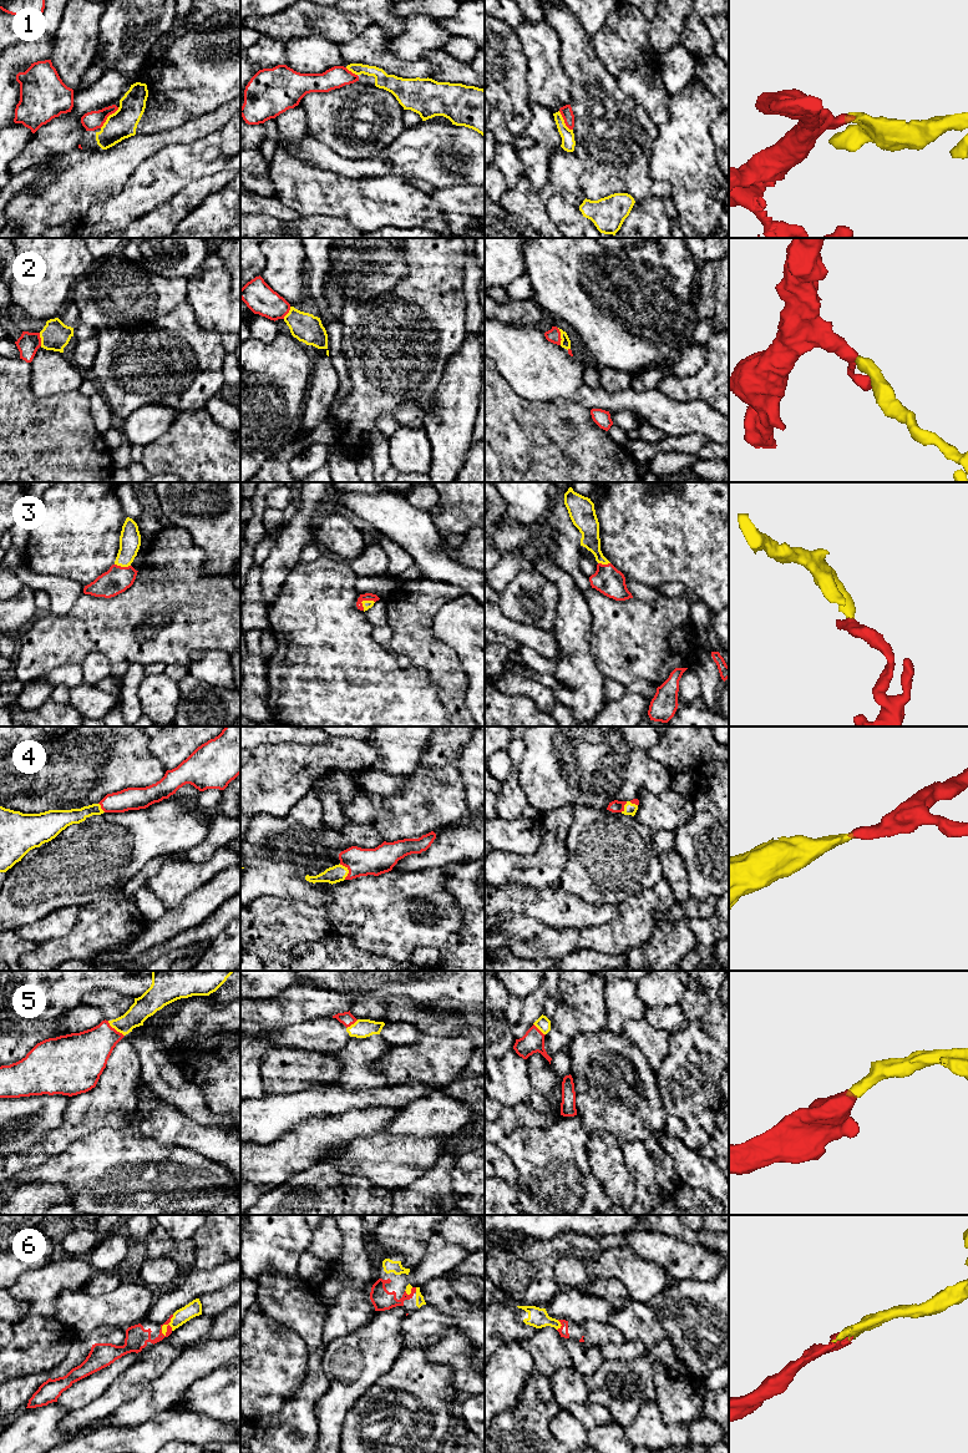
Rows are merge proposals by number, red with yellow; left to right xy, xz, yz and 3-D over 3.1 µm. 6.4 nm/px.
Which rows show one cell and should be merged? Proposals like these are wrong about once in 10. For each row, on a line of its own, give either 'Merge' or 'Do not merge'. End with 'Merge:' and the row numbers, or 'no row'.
1: Merge
2: Merge
3: Merge
4: Merge
5: Merge
6: Merge
Merge: 1, 2, 3, 4, 5, 6

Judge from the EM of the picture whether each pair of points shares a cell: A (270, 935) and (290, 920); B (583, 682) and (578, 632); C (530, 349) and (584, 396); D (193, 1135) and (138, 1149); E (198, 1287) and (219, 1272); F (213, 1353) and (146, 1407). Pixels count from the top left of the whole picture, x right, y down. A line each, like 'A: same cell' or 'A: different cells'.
A: same cell
B: same cell
C: same cell
D: different cells
E: same cell
F: same cell

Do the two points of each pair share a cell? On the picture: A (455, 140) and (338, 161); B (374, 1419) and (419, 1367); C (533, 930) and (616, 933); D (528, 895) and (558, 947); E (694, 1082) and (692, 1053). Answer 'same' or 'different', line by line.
A: same
B: same
C: same
D: different
E: same

